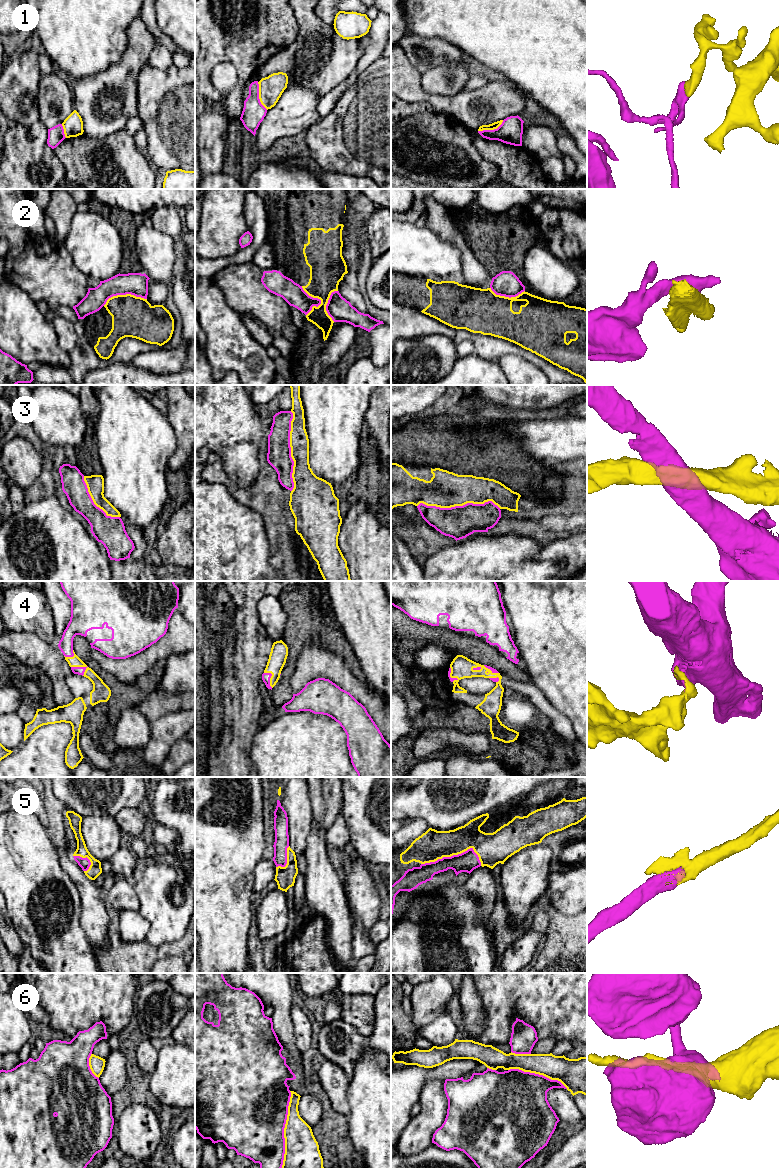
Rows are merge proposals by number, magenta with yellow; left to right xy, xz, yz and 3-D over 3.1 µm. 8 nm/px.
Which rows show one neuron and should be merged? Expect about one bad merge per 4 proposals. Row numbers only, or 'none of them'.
4, 5

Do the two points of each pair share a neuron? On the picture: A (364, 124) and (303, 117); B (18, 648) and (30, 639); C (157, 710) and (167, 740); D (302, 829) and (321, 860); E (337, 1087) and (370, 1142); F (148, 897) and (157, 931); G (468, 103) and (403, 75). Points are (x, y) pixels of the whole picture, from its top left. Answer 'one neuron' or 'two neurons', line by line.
A: two neurons
B: one neuron
C: two neurons
D: two neurons
E: two neurons
F: one neuron
G: one neuron

